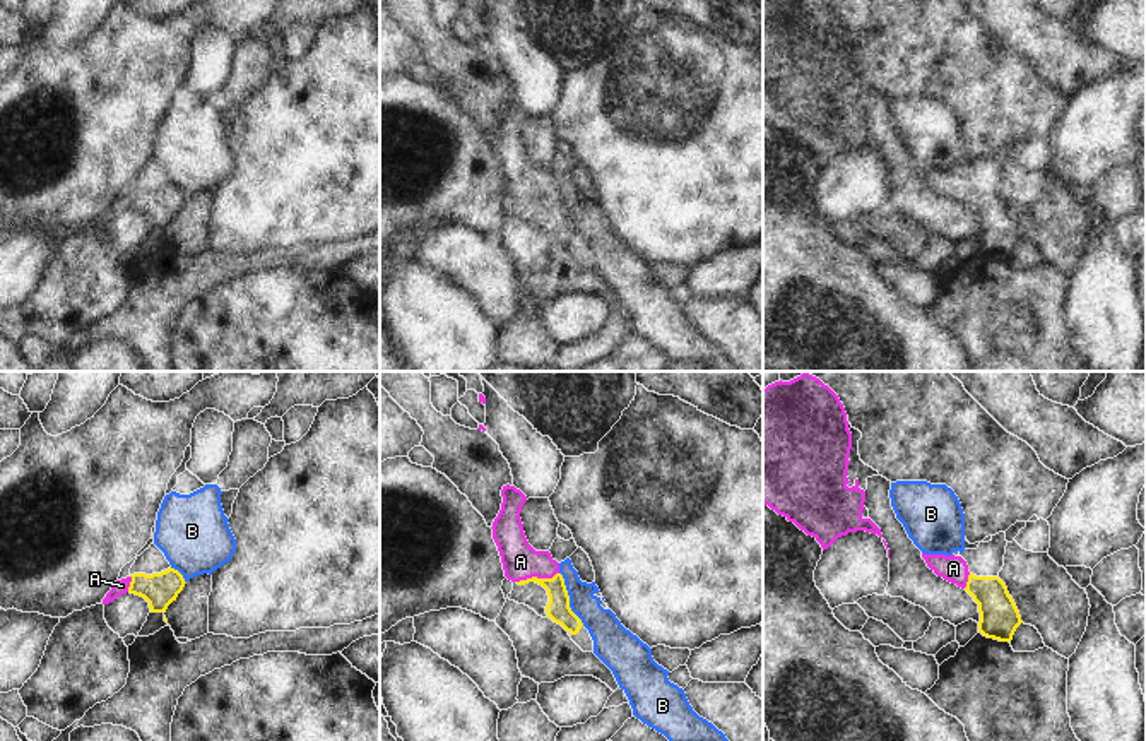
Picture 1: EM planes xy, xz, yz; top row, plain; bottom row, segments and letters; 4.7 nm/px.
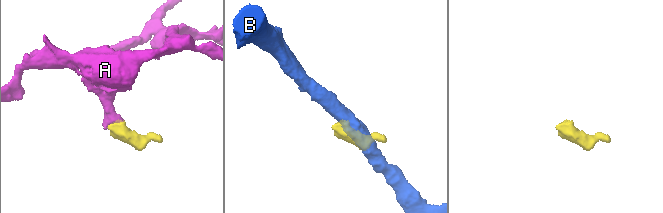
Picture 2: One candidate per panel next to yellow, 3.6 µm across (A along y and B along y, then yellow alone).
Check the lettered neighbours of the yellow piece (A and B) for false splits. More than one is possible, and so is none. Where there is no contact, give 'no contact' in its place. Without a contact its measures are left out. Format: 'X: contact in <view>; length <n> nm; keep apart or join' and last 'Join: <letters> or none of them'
A: contact in xz; length 200 nm; join
B: contact in xz; length 280 nm; keep apart
Join: A

